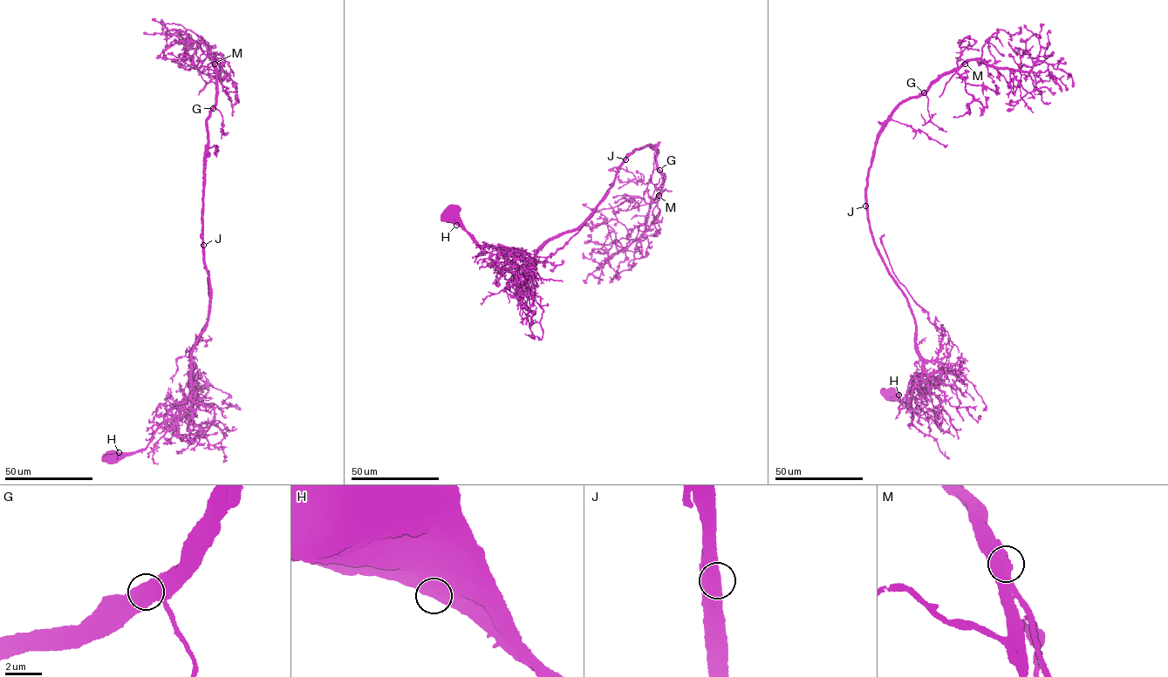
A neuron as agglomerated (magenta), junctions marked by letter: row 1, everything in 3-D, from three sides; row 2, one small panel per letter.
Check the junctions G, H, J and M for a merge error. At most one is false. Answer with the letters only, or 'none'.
M

